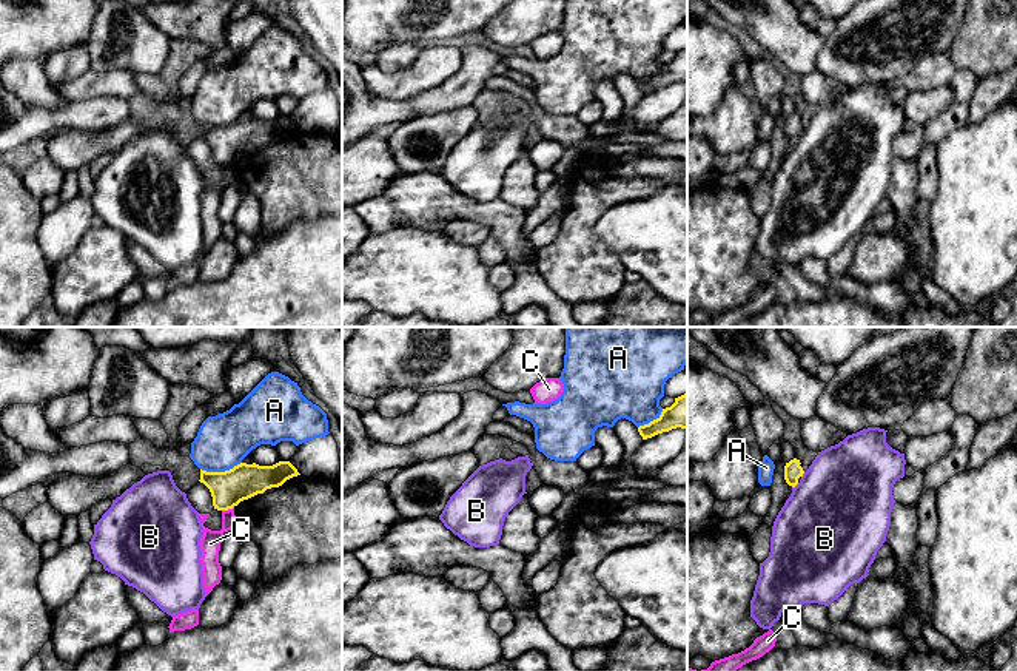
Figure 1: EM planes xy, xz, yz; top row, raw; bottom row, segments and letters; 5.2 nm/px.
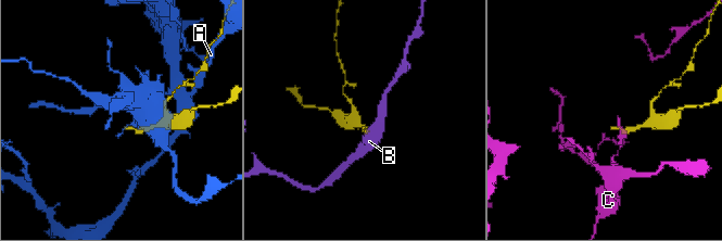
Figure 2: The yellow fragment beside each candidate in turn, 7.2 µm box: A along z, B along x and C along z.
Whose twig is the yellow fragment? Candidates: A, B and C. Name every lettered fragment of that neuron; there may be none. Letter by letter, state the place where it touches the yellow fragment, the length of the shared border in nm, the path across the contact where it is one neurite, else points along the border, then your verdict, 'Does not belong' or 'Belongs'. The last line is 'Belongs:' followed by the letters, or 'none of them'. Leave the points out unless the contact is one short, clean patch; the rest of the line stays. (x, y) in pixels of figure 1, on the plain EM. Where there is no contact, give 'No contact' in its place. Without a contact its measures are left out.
A: Touches yellow at xy (221, 127). Shared border 220 nm. Does not belong
B: Touches yellow at yz (795, 139). Shared border 50 nm. Boundary: yz (798, 138), (792, 142). Does not belong
C: Touches yellow at xy (227, 164). Shared border 70 nm. Does not belong
Belongs: none of them

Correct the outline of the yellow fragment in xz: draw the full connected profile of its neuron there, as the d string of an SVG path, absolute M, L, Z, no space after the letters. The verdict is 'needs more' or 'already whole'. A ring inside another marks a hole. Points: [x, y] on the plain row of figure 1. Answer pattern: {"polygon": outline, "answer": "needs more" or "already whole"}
{"polygon": "M687 46L675 52L675 57L670 62L663 63L656 74L639 80L638 86L643 94L647 94L676 82L687 83Z", "answer": "already whole"}

